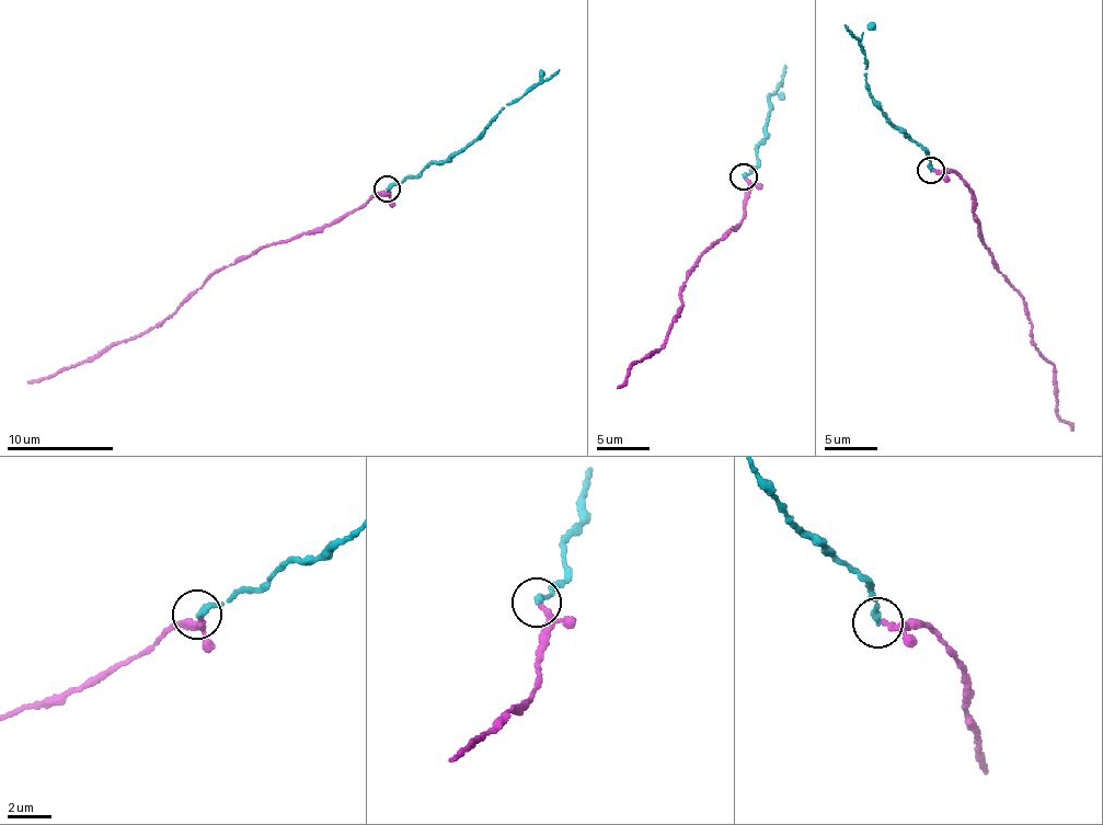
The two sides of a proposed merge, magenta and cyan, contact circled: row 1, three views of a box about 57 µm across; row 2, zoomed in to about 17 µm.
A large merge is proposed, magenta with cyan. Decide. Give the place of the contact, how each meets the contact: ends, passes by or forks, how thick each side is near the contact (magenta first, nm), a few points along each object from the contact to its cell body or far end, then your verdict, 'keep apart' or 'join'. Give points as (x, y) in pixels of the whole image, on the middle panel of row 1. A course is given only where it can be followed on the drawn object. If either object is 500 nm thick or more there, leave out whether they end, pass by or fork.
at (743, 176); magenta passes by; cyan ends there; 220 nm thick on the magenta side, 300 nm on the other; magenta runs (744, 178), (749, 185), (743, 218), (689, 274), (667, 342), (632, 366), (617, 388); cyan runs (744, 178), (758, 164), (769, 106), (768, 95), (778, 90), (784, 65); join

